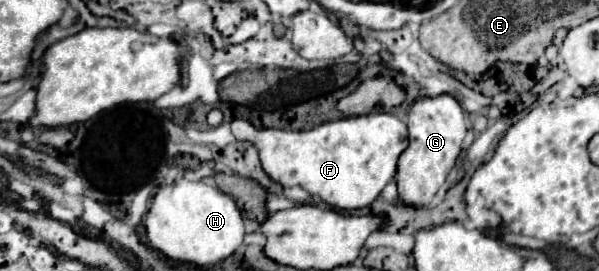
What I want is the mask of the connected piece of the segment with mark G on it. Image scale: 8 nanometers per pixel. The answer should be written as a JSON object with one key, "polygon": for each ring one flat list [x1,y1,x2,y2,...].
{"polygon":[[441,94,435,98,427,96,427,98,417,100,411,106,407,128,409,128,409,146,401,154,399,166,397,166,399,198,407,204,427,206,437,194,439,186,445,182,449,170,457,162,461,144,467,132,465,112,459,106,459,102,449,94]]}

